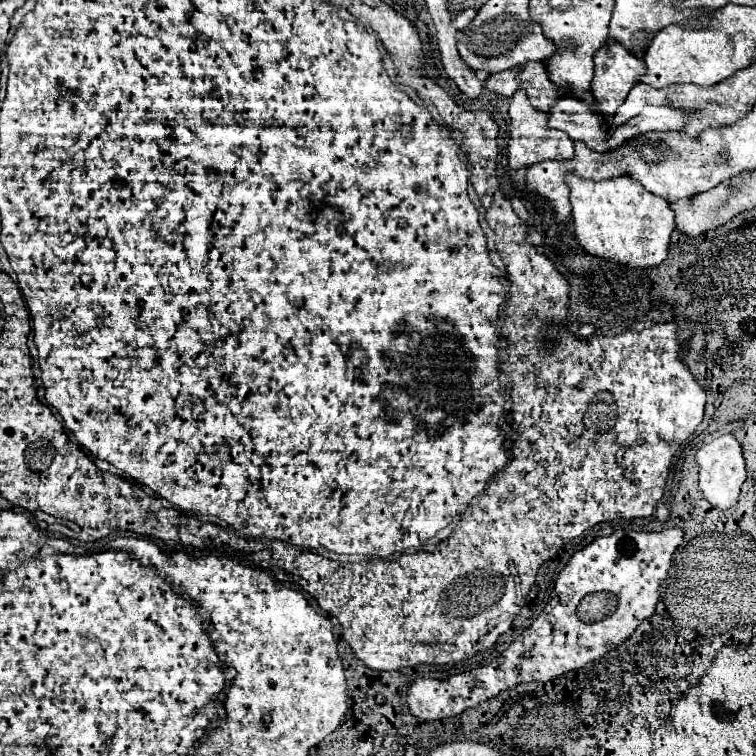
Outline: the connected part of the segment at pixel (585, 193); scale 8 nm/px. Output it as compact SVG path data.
M568 173L566 183L570 187L576 239L588 255L632 271L652 269L666 259L668 241L674 231L674 211L666 199L648 193L630 177L616 177L596 183L582 181L580 177Z

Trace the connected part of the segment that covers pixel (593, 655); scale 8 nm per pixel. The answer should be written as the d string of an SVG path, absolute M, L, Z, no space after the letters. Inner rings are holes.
M680 529L660 533L614 531L608 537L594 539L588 547L576 551L560 571L554 605L546 605L544 613L526 629L526 635L520 635L486 667L452 675L446 681L416 679L408 689L410 713L424 721L454 717L518 683L552 681L604 657L610 649L622 645L654 613L660 599L660 583L668 575L672 555L682 541L684 533ZM578 617L588 623L582 623Z

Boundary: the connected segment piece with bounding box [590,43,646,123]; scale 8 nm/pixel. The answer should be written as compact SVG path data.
M604 45L594 55L594 79L590 91L596 99L596 109L602 113L604 121L616 113L628 91L636 85L636 79L646 73L642 59L630 55L622 45Z

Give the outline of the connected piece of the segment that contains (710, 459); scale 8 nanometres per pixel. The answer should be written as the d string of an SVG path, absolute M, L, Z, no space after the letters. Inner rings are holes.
M714 439L696 453L700 465L700 491L718 509L730 509L738 501L738 489L746 481L746 463L736 439Z

